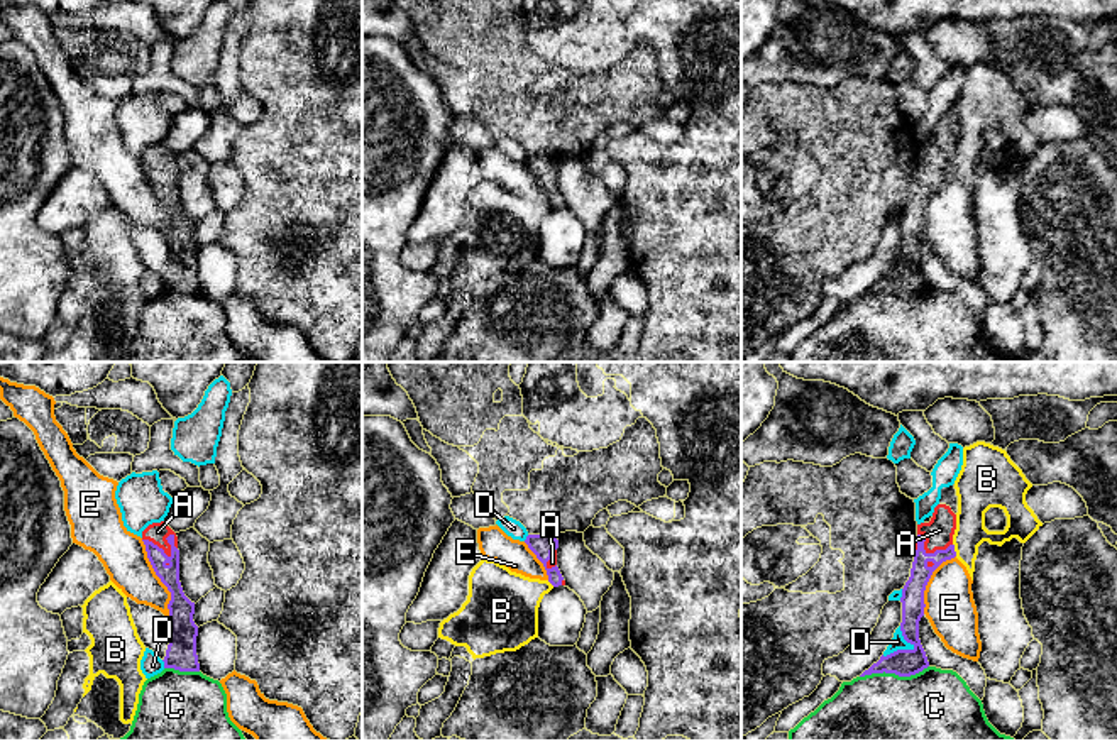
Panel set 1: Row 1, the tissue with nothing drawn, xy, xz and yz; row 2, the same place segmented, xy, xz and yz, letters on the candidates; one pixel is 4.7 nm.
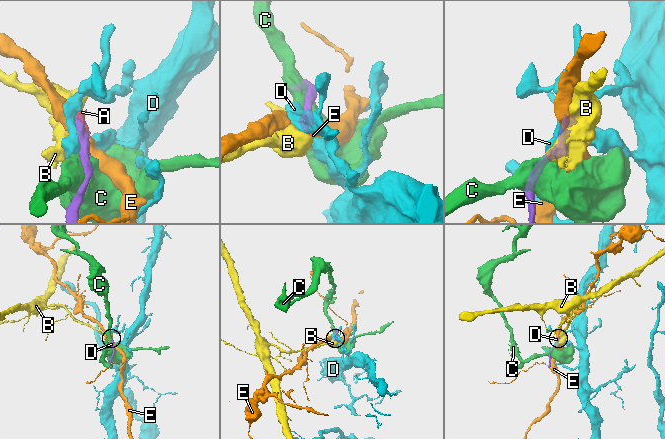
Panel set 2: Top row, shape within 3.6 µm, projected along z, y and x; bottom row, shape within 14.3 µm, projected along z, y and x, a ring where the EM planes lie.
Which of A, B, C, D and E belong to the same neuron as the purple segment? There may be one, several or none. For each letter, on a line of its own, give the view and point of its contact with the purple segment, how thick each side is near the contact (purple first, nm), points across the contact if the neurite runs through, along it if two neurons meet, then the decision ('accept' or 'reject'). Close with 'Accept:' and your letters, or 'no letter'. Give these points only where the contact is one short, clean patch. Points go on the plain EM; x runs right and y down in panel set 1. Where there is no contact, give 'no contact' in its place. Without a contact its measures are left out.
A: contact xy (163, 171); calibres 100 and 100 nm; way xy (170, 195), (163, 171), (158, 153); accept
B: contact yz (953, 171); calibres 100 and 150 nm; border yz (953, 164), (957, 176); reject
C: contact yz (894, 293); calibres 130 and 480 nm; reject
D: contact yz (907, 271); calibres 130 and 70 nm; reject
E: contact xy (161, 202); calibres 130 and 220 nm; reject
Accept: A

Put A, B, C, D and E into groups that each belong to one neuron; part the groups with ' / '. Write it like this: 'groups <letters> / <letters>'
groups A / B / C / D / E

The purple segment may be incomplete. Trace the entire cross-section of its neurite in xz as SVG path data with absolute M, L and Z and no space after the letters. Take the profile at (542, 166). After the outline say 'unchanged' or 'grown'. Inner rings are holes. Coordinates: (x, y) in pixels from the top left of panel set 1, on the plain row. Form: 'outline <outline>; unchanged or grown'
outline M528 156L525 164L536 176L536 179L543 184L548 203L553 208L565 206L565 201L557 188L557 169L558 161L552 156Z; grown

